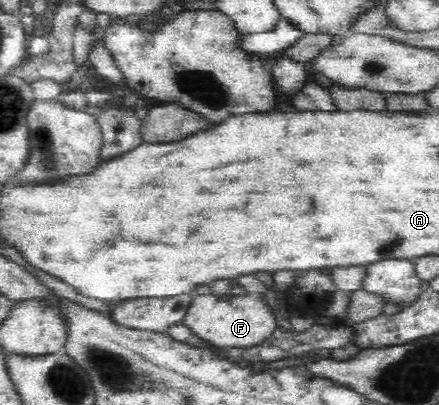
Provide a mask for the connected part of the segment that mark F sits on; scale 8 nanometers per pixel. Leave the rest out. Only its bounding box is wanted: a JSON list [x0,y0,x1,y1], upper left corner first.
[182,293,283,350]

